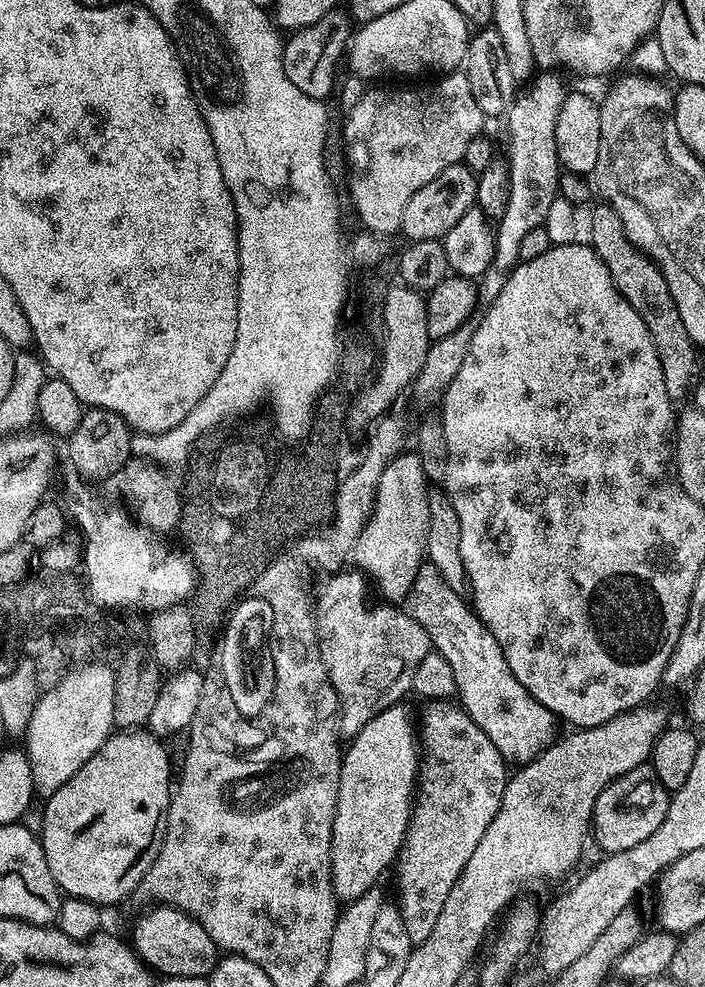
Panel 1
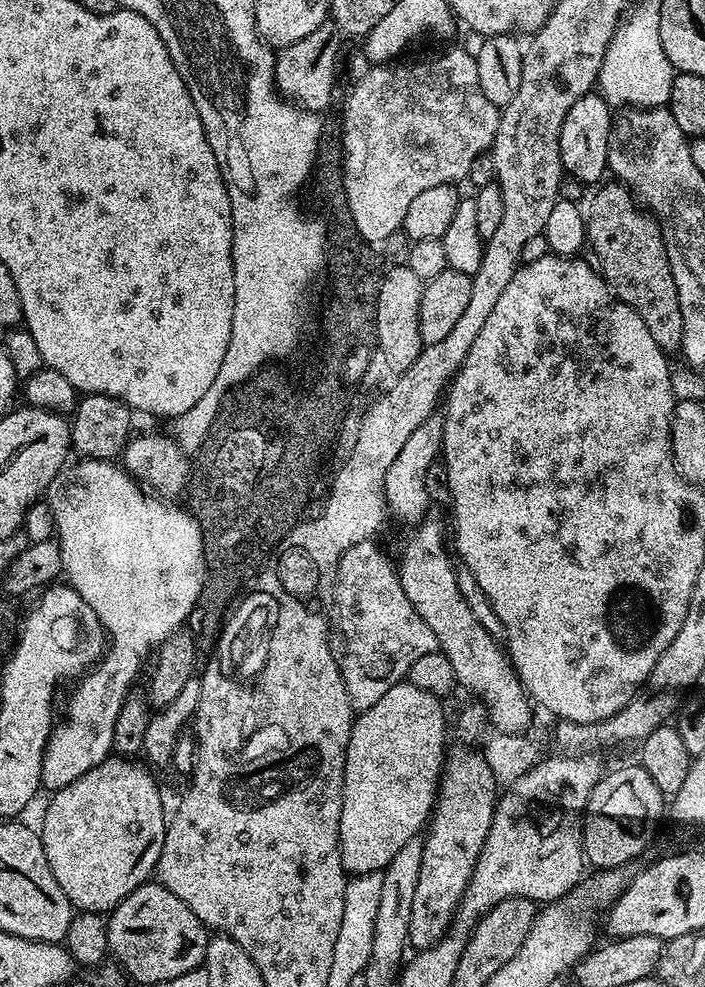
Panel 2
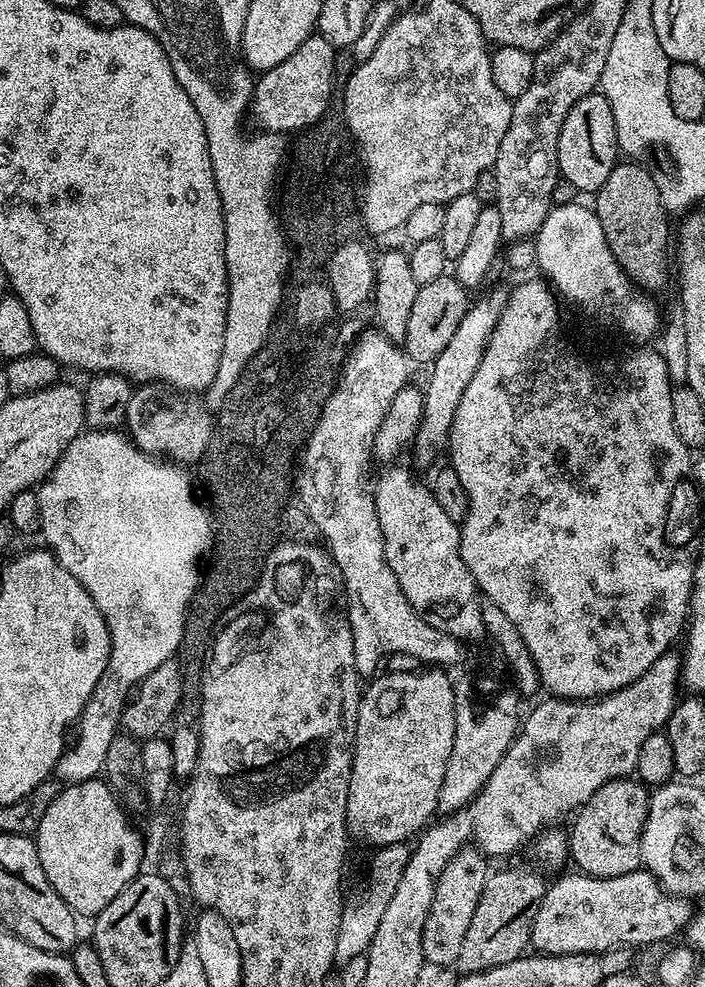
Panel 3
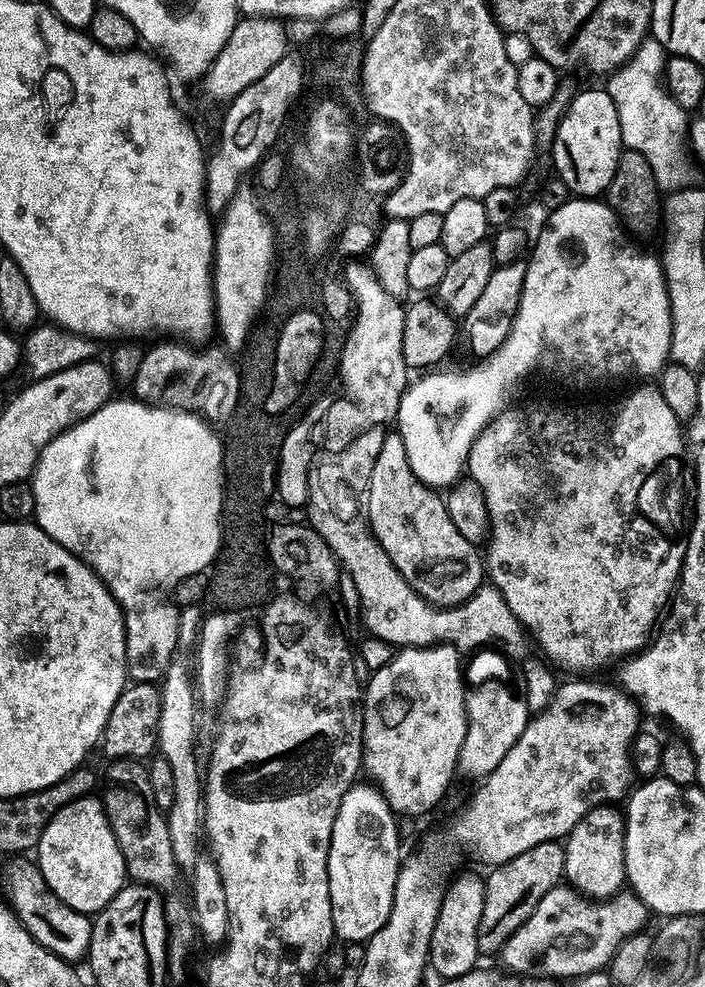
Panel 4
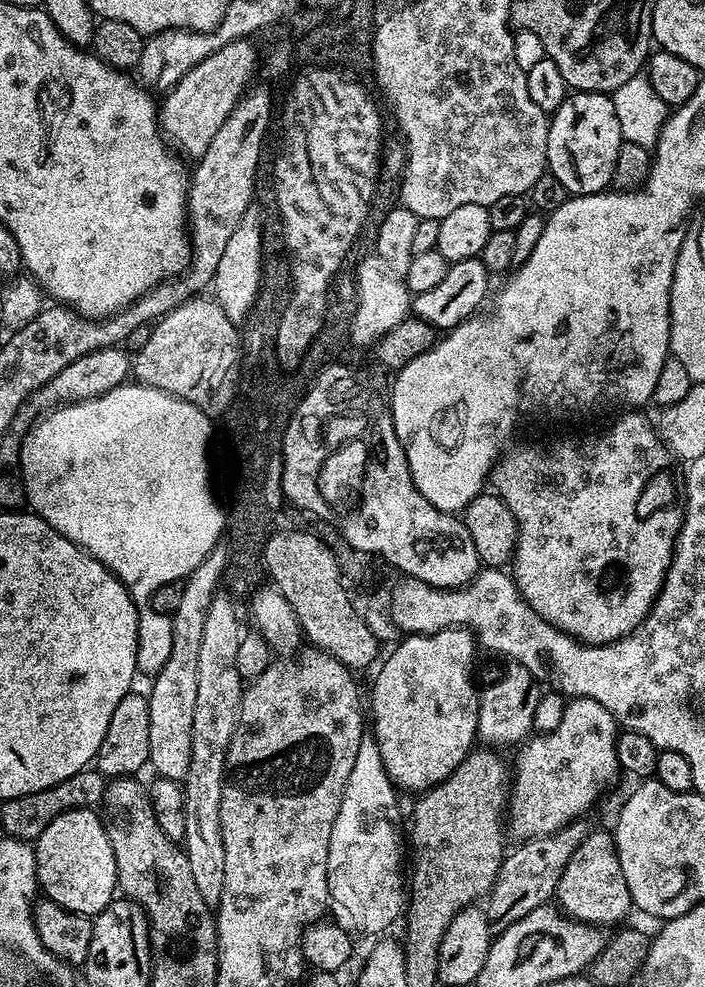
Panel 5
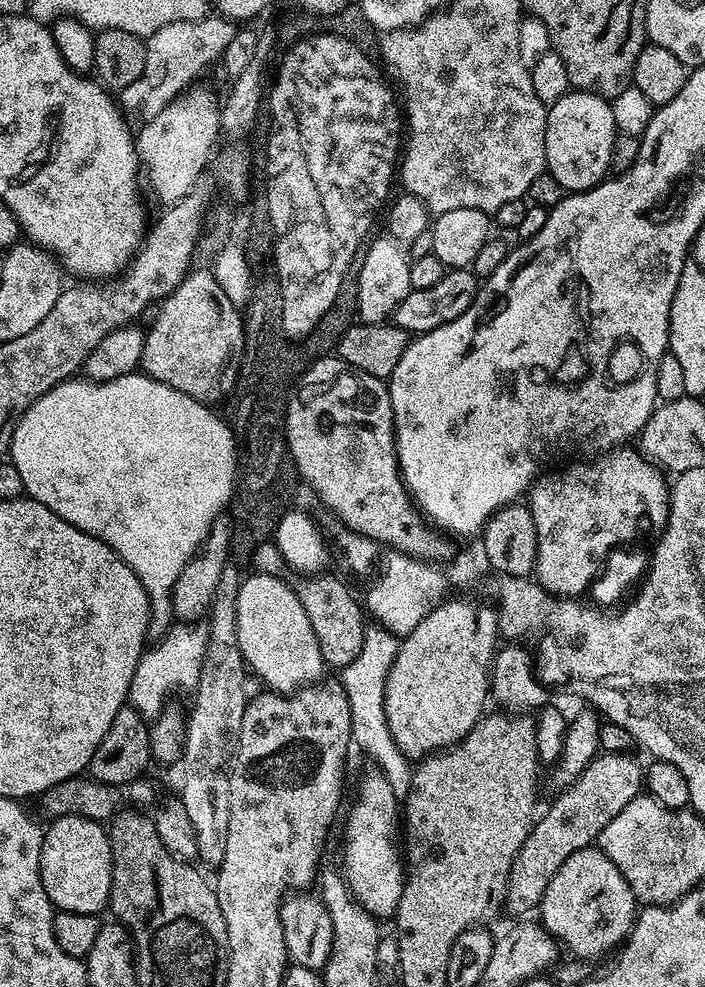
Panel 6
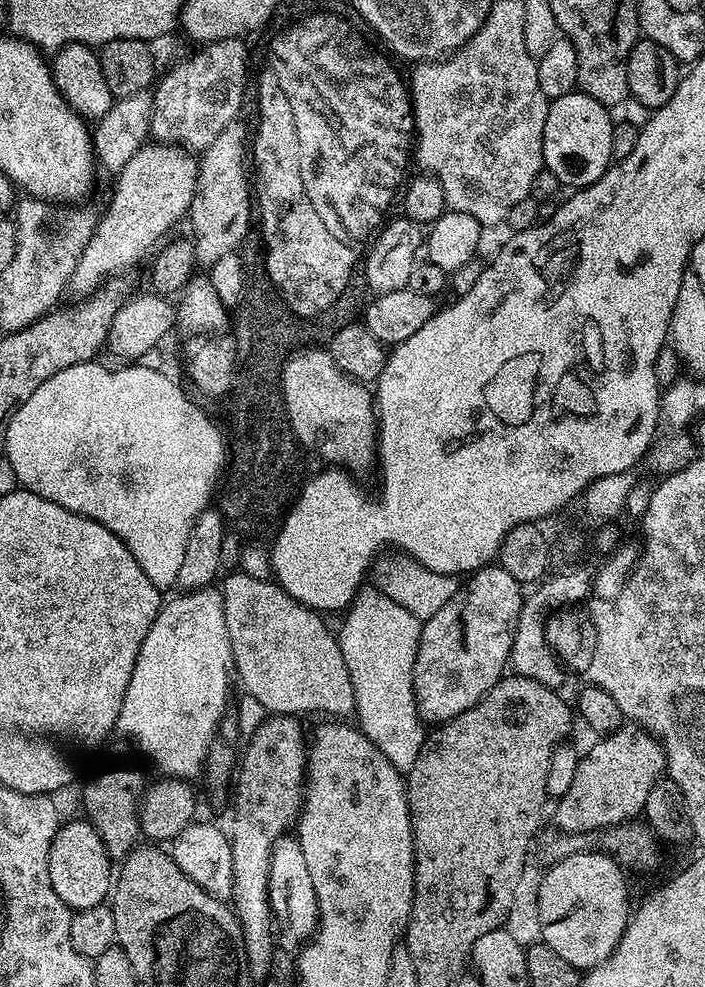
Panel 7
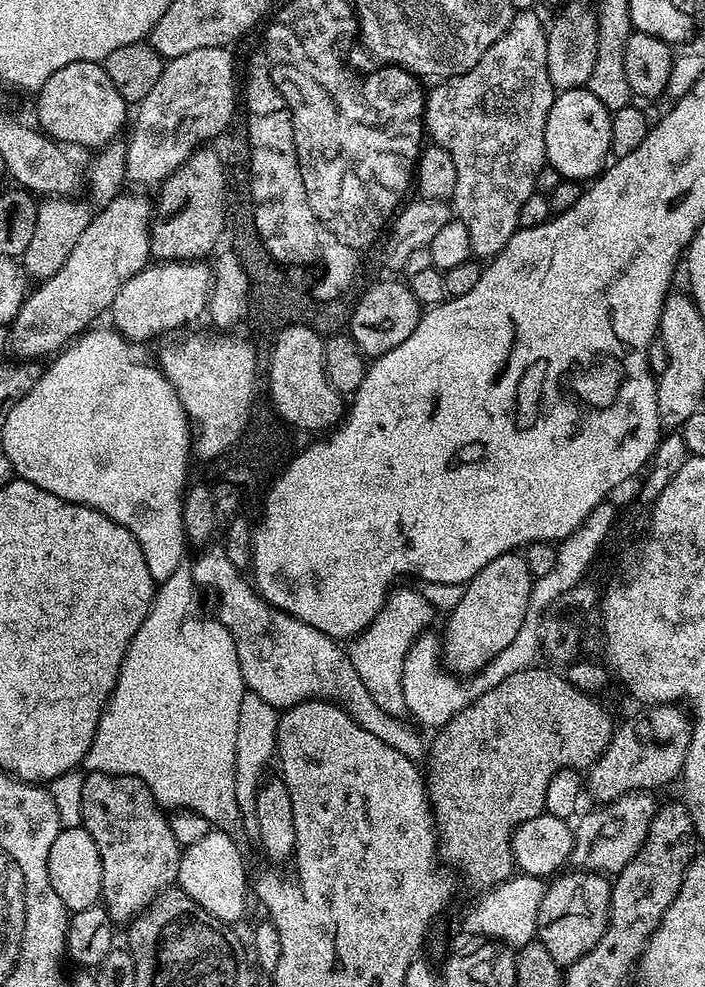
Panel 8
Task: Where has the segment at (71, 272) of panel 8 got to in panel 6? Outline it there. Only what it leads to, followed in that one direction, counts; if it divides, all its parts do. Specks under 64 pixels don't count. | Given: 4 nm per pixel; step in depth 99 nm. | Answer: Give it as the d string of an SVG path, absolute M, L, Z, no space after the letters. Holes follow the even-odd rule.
M195 88L171 100L156 117L143 125L144 129L141 132L138 132L139 163L143 171L144 168L148 171L148 184L152 187L153 194L161 200L161 205L164 206L176 204L186 193L201 183L208 166L208 155L211 148L215 146L215 139L218 138L221 101L218 96L216 100L214 93L207 92L204 88Z

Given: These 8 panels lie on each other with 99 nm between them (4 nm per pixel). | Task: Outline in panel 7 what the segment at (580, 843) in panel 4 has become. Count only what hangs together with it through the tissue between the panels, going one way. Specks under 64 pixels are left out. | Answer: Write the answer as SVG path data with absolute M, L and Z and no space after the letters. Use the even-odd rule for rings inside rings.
M585 850L582 852L575 852L570 854L570 858L562 858L557 864L551 865L547 869L548 873L540 880L540 885L536 888L536 920L540 923L539 939L546 946L554 950L565 962L570 962L570 965L579 970L587 970L590 968L597 968L602 962L606 962L606 958L610 958L610 954L618 946L618 942L622 938L622 934L628 929L628 922L630 919L630 907L628 908L628 880L624 877L625 869L622 867L619 860L615 856L609 854L604 850L598 852L591 852Z

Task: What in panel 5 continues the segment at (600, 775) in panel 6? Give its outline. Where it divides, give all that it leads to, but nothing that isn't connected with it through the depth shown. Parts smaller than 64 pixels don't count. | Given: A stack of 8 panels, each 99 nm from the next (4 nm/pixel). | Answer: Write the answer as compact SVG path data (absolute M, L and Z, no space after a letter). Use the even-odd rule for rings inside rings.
M577 818L565 828L559 828L548 836L538 836L534 840L523 841L519 846L505 855L498 870L496 885L486 897L486 911L493 933L505 932L511 924L526 918L530 910L538 910L549 903L556 895L556 887L566 870L569 858L578 850L578 846L588 837L589 825Z

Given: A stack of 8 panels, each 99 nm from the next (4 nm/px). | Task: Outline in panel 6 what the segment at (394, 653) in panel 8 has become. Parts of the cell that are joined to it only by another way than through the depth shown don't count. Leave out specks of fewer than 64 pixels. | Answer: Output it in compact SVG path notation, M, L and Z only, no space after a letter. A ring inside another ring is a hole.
M368 626L364 630L364 642L358 658L345 667L340 683L347 692L351 710L351 732L353 743L366 752L377 764L377 769L388 780L397 800L407 799L412 789L412 764L390 734L385 716L385 686L390 666L397 656L399 641L388 629L381 626Z

